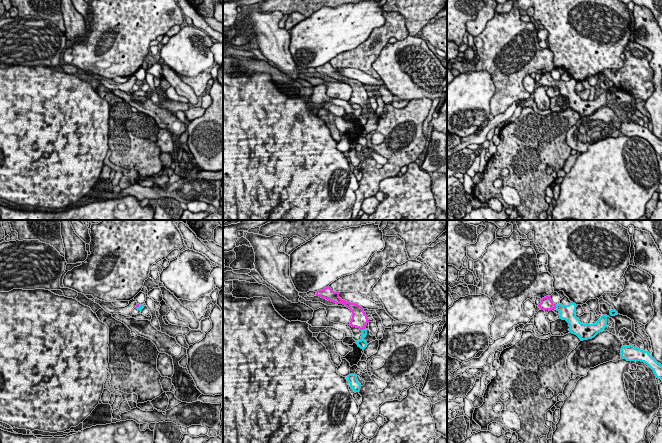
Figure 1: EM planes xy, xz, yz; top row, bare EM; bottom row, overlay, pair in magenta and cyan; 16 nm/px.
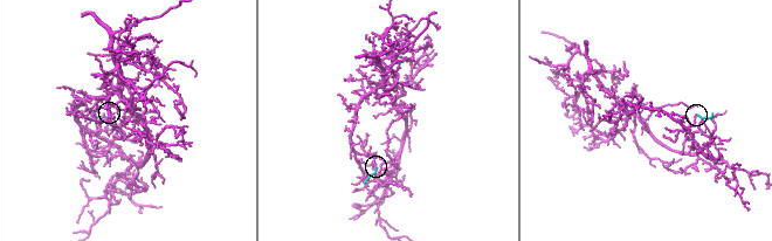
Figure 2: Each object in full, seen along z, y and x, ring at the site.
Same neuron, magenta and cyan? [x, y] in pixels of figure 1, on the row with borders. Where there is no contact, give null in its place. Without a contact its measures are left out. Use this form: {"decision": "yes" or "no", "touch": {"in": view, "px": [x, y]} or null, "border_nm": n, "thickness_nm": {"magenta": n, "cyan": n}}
{"decision": "yes", "touch": {"in": "xz", "px": [363, 328]}, "border_nm": 100, "thickness_nm": {"magenta": 260, "cyan": 140}}

